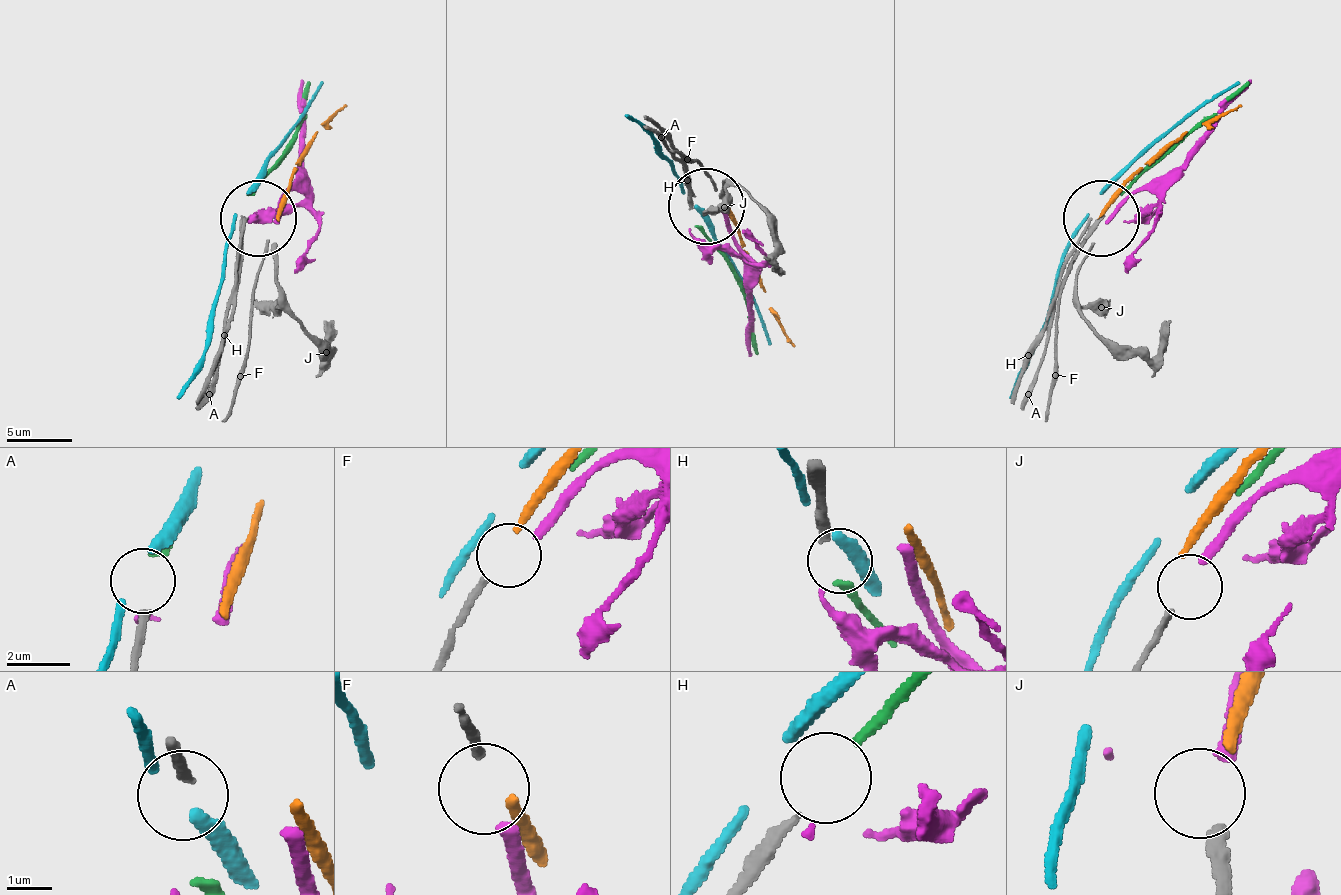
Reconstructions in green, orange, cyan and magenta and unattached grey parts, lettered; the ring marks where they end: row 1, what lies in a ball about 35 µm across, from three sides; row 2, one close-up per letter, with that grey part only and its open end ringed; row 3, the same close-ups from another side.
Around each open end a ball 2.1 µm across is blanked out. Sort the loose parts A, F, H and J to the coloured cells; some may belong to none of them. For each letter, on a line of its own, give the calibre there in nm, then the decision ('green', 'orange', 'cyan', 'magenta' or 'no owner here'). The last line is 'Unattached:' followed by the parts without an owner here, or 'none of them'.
A: 240 nm thick; no owner here
F: 220 nm thick; orange
H: 240 nm thick; green
J: 260 nm thick; magenta
Unattached: A

